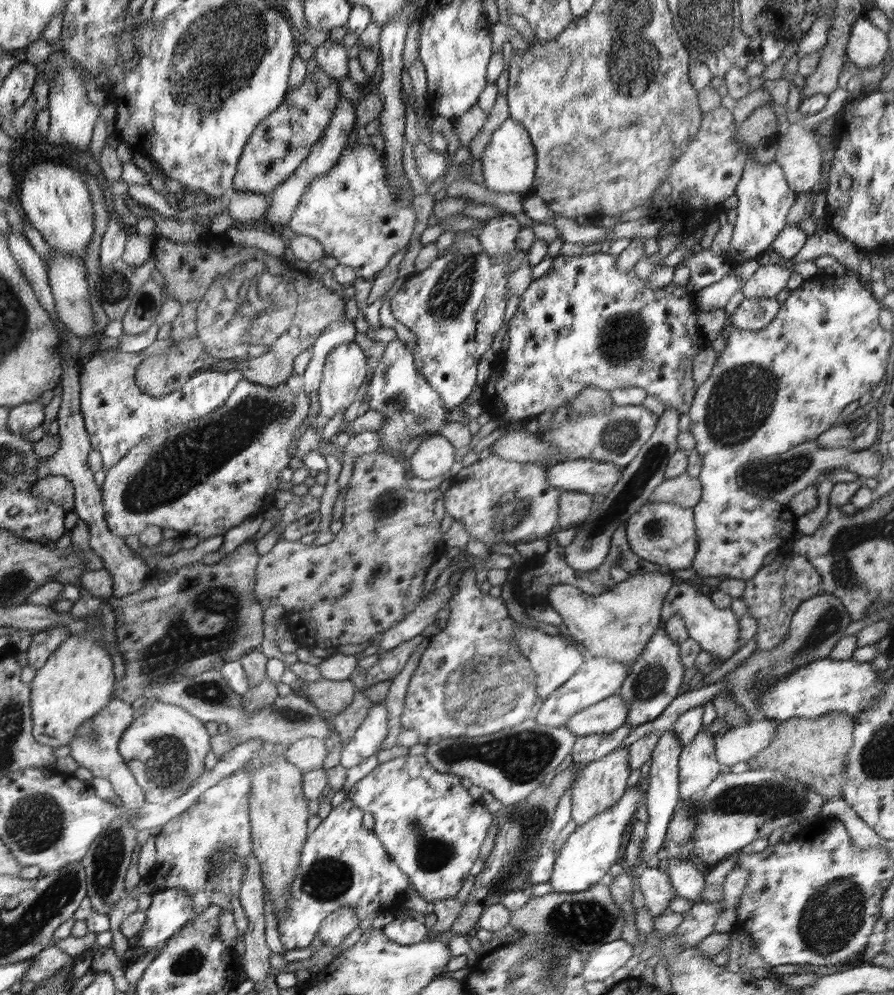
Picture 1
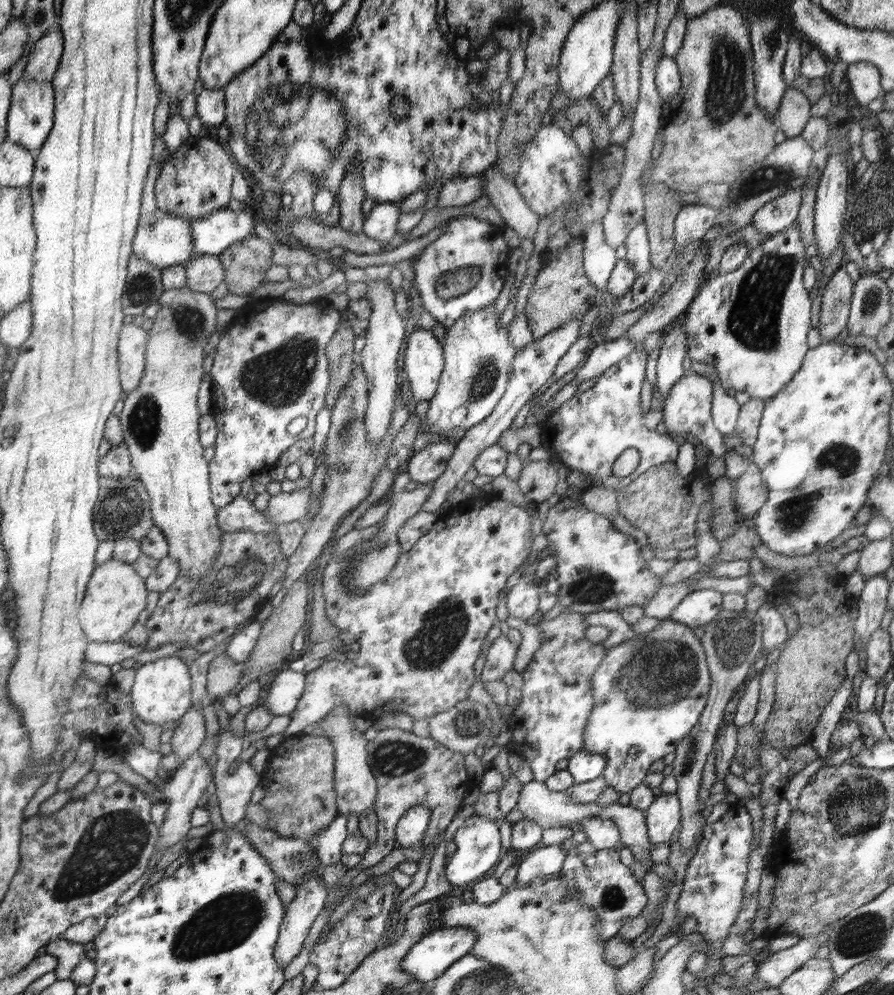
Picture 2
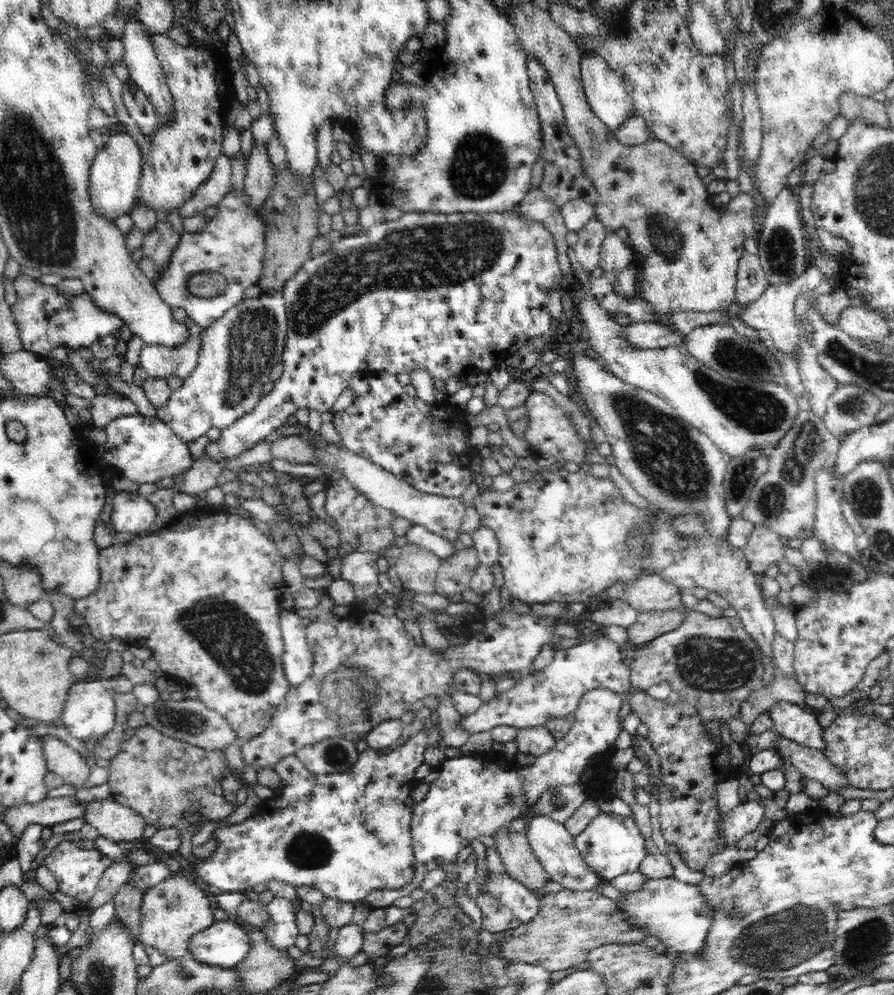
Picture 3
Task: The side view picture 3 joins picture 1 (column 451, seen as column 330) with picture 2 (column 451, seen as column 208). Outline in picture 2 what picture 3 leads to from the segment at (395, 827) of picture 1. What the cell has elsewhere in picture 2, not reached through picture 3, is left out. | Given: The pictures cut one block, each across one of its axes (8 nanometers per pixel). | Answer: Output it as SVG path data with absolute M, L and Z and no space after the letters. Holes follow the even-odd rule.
M487 816L478 818L470 826L460 826L454 832L453 841L456 845L456 852L454 852L454 856L445 865L445 876L448 883L458 891L464 889L464 884L468 884L468 882L474 884L476 880L484 880L486 872L490 868L494 868L498 864L500 856L502 856L502 852L500 852L498 824L494 820L488 819Z

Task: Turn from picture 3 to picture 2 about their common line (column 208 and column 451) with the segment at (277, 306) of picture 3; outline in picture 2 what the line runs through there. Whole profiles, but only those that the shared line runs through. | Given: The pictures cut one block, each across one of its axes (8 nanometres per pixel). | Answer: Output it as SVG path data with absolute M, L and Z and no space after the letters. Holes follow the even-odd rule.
M494 303L484 308L464 313L454 326L446 328L446 338L442 340L444 353L444 368L434 397L429 401L426 420L433 431L462 428L467 431L472 426L486 420L496 409L498 402L504 397L510 365L516 355L516 348L508 338L508 326L500 326L500 313L496 313Z

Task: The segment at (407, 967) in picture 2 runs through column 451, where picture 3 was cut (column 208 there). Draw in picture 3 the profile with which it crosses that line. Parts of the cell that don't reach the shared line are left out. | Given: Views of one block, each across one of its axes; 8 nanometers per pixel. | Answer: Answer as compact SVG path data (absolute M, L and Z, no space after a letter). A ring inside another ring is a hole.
M237 918L212 923L206 930L189 938L188 951L194 961L208 967L220 967L220 970L235 968L249 951L249 937L244 925Z

